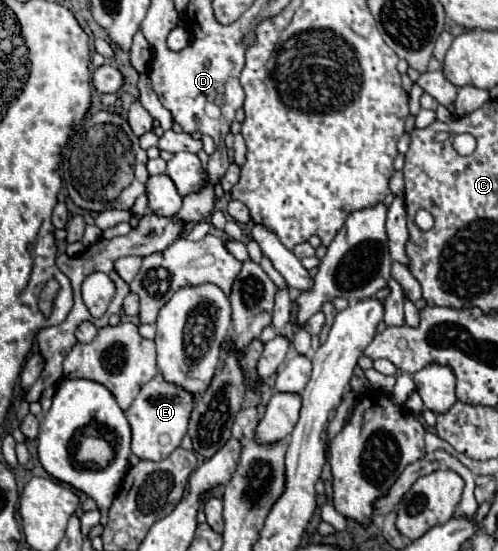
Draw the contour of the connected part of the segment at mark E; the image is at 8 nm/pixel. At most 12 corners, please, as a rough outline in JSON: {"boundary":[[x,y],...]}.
{"boundary":[[159,375],[125,417],[133,455],[161,461],[187,433],[193,401]]}

